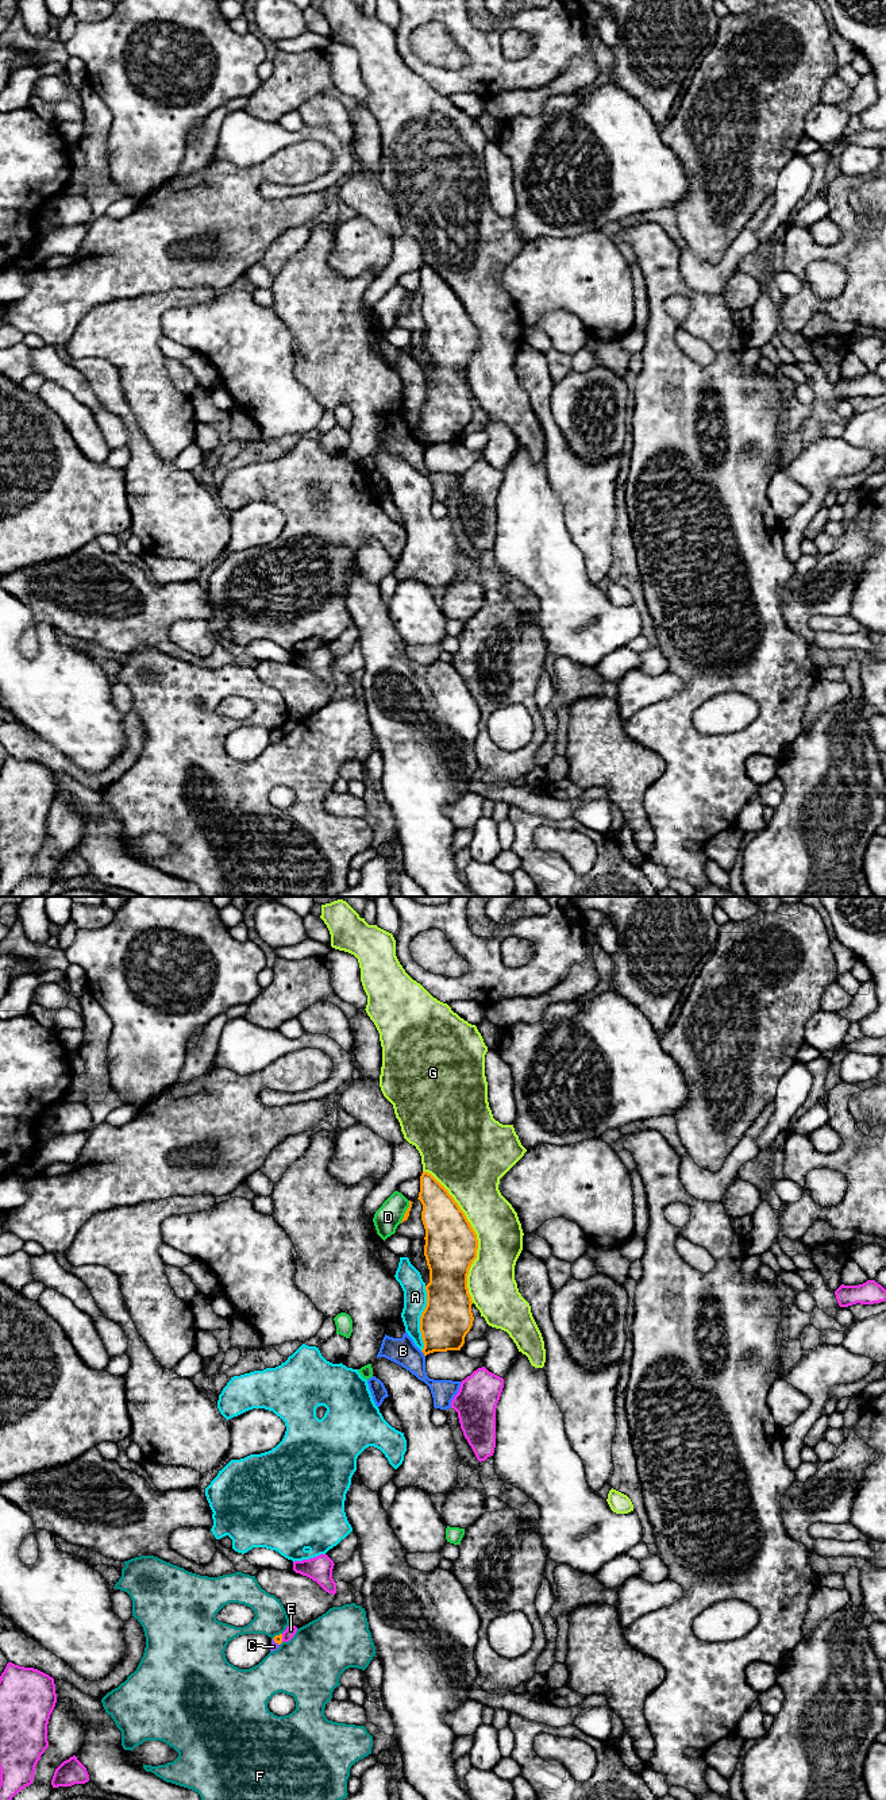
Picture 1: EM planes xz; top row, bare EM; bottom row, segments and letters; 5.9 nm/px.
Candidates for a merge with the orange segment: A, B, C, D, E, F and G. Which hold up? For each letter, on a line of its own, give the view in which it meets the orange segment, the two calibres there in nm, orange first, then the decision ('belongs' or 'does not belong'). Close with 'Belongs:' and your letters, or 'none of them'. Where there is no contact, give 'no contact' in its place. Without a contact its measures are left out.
A: xz | 300/140 nm | does not belong
B: xz | 300/160 nm | does not belong
C: xz | 50/50 nm | belongs
D: xz | 30/160 nm | does not belong
E: xz | 50/70 nm | does not belong
F: xz | 50/360 nm | does not belong
G: xz | 320/280 nm | does not belong
Belongs: C

